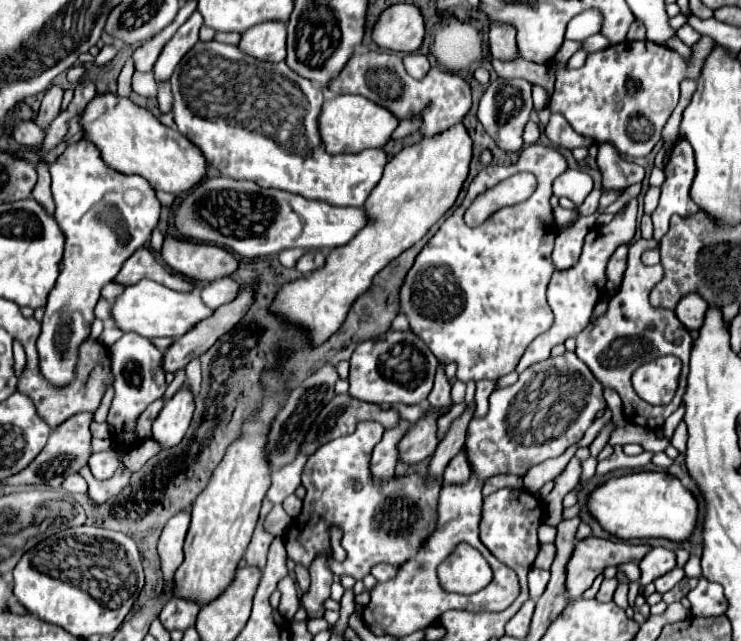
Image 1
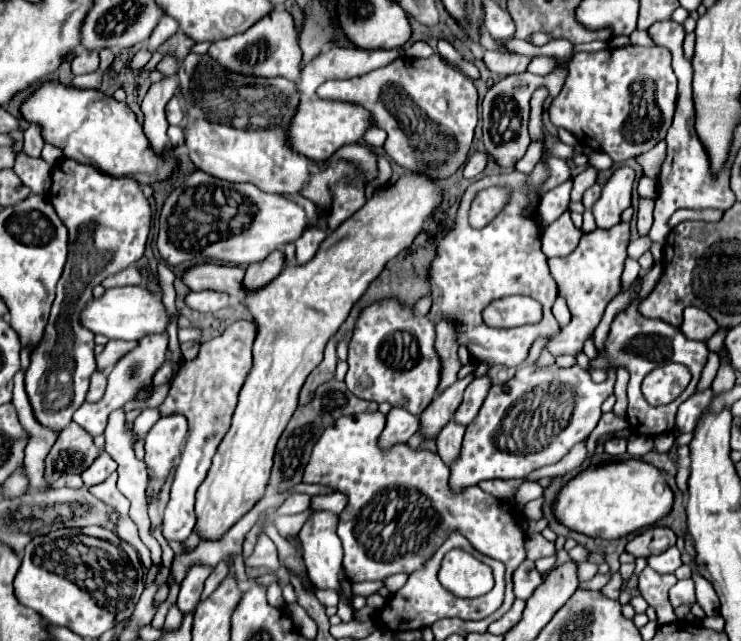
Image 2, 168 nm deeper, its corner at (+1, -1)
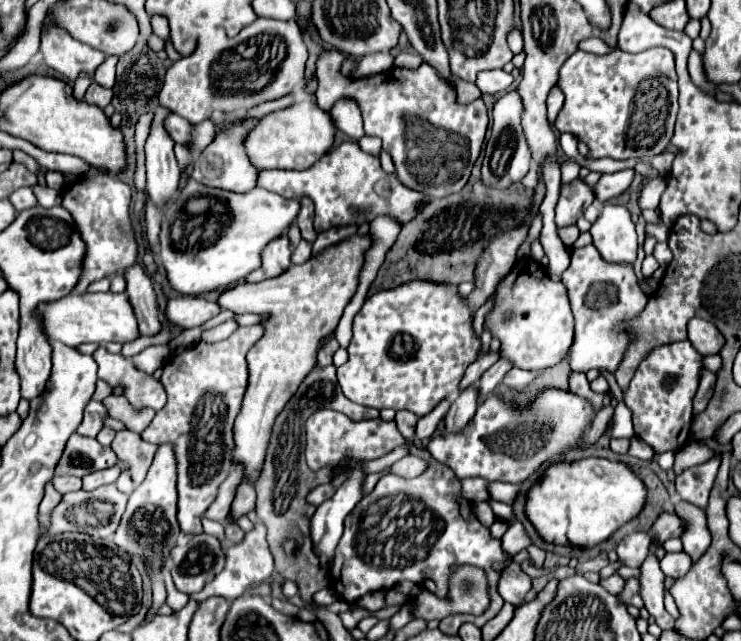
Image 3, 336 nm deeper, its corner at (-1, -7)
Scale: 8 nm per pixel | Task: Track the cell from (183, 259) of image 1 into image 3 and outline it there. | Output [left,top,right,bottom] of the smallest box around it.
[218,236,370,480]

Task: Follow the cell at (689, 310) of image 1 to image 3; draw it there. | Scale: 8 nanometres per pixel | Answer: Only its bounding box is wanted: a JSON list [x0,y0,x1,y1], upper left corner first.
[688,318,724,356]

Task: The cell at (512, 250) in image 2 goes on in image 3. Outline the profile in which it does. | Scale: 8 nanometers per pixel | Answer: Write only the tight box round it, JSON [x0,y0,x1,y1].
[486,260,574,370]

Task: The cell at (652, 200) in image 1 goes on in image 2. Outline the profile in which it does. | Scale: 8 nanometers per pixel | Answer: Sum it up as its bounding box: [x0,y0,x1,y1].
[638,176,658,200]

